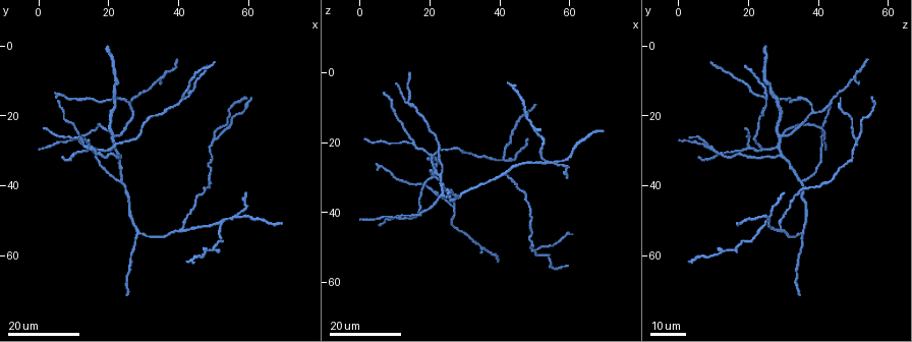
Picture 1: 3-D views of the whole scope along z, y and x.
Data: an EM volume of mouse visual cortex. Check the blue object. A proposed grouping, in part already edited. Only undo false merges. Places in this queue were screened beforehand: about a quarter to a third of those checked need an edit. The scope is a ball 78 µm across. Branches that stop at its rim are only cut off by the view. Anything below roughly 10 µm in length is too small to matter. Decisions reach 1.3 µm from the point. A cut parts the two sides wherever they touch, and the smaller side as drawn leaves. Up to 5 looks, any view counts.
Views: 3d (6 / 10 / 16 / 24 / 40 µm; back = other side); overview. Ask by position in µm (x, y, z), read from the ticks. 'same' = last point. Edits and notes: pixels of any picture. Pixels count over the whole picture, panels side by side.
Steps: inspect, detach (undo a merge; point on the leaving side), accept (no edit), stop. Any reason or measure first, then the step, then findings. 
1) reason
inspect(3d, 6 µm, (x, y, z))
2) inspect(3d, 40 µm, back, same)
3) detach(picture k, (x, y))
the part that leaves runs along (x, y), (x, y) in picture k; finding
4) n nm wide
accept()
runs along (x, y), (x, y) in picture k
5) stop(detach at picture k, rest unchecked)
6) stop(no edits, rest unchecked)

three arms meet
inspect(3d, 16 µm, (20.0, 29.5, 23.5))

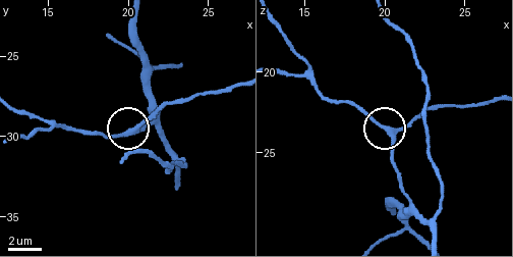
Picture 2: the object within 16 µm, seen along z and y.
inspect(3d, 10 µm, (20.4, 29.5, 23.5))

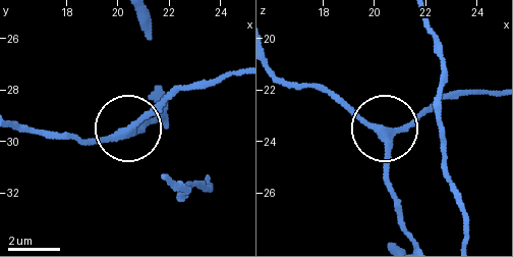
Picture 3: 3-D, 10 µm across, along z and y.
270 nm wide
accept()
runs along (410, 235), (387, 169), (384, 132), (323, 86) in picture 3; one neuron here

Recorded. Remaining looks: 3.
three-way junction
inspect(3d, 24 µm, (28.5, 53.5, 35.5))

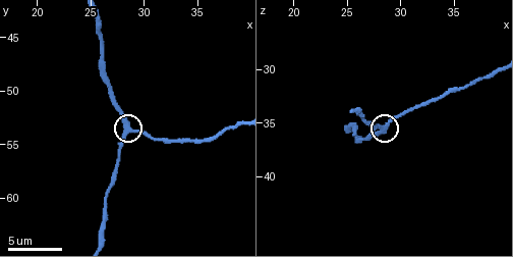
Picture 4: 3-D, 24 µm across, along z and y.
inspect(3d, 6 µm, (28.8, 53.8, 35.2))

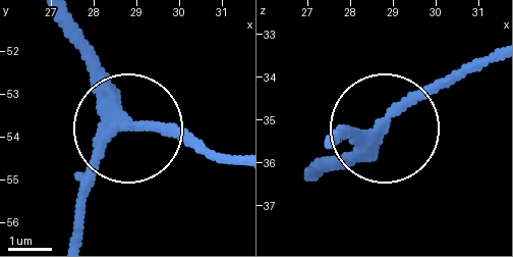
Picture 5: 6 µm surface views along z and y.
280 nm wide
accept()
runs along (53, 16), (115, 126), (78, 236) in picture 5; all the same neuron

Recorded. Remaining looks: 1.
stop(no edits, rest unchecked)

